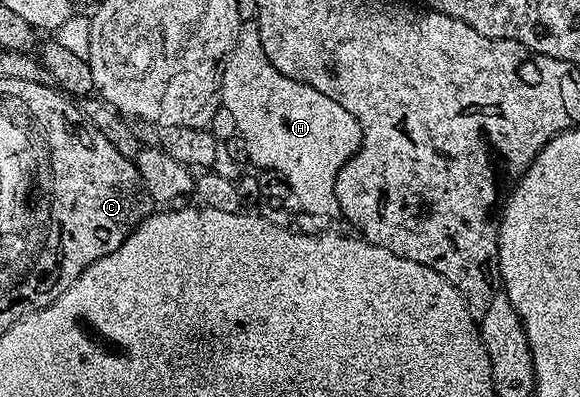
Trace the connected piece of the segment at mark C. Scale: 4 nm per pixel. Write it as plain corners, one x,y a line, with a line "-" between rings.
26,81
22,84
22,92
25,100
31,106
32,125
28,125
28,139
26,141
26,152
30,152
30,163
40,163
44,170
44,194
50,199
50,203
54,203
54,219
58,219
58,223
62,223
62,227
58,227
58,235
90,235
90,239
94,239
94,243
98,243
98,256
103,259
108,253
112,253
116,249
120,249
120,245
134,231
134,228
142,222
143,218
152,211
152,200
150,194
144,189
144,185
140,181
140,173
138,166
133,159
124,157
124,153
119,153
112,145
108,145
108,137
104,137
104,133
100,133
94,128
88,120
82,116
82,112
78,110
77,102
71,101
61,90
55,89
53,86
45,84
34,84
32,81

